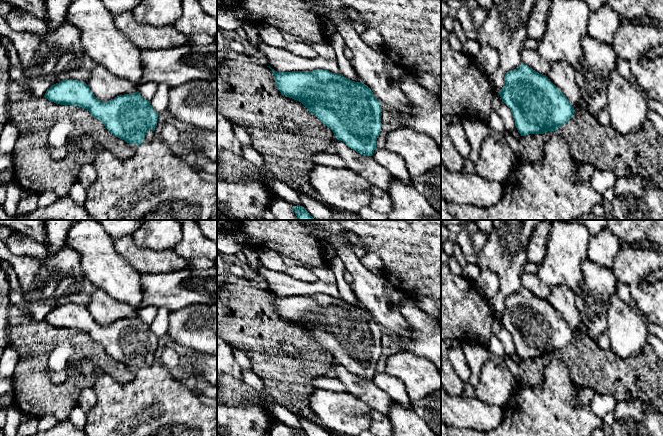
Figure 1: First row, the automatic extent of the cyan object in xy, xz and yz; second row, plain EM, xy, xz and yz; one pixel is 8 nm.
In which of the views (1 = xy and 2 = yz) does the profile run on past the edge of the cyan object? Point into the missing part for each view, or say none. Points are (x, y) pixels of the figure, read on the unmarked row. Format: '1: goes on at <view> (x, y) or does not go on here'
1: does not go on here
2: does not go on here

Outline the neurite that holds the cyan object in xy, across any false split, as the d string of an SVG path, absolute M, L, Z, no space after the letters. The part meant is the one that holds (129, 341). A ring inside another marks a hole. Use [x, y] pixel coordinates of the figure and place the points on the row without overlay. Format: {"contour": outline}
{"contour": "M69 303L52 309L44 321L56 328L79 330L87 333L94 342L104 348L111 358L137 370L145 365L146 357L149 354L154 355L157 350L158 338L150 329L150 325L141 320L138 315L120 319L104 326L94 320L85 306Z"}

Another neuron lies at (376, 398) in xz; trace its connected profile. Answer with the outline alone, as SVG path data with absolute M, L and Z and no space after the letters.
M338 363L334 365L332 374L344 385L346 392L355 395L371 409L388 416L393 401L372 380L363 380Z

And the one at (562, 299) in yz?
M566 286L550 287L550 294L546 300L567 321L574 332L584 330L572 290Z

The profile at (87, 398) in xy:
M91 386L84 388L78 398L78 405L88 413L96 404L97 396Z

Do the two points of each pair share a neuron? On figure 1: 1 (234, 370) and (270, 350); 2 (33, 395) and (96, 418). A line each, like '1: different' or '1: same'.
1: different
2: different

